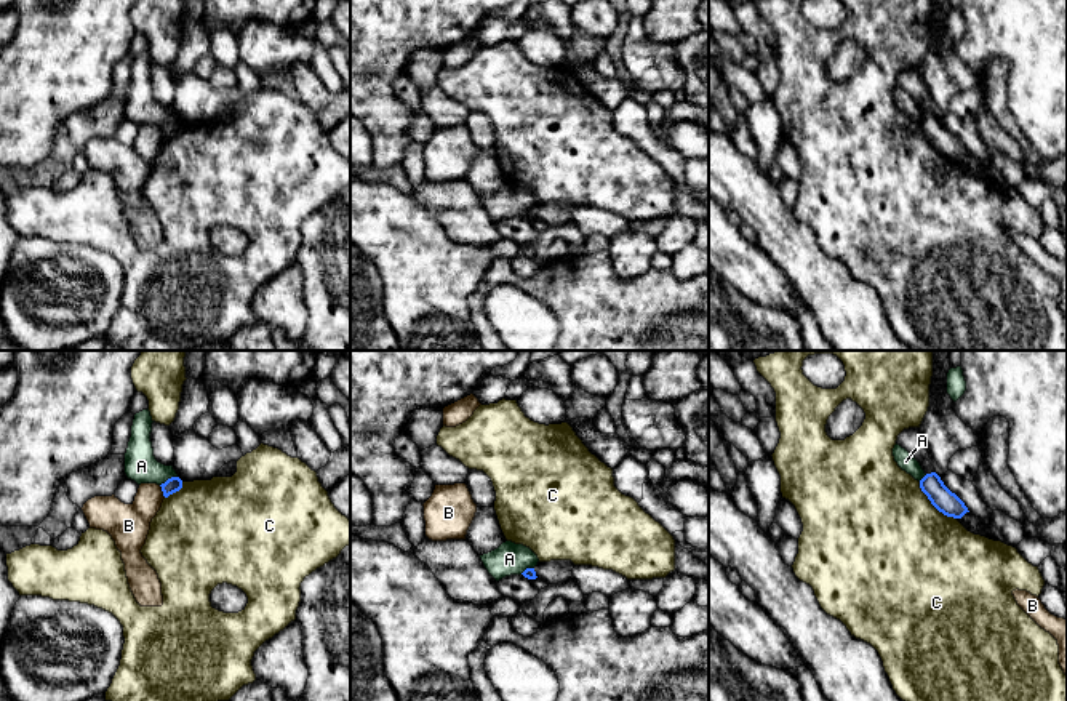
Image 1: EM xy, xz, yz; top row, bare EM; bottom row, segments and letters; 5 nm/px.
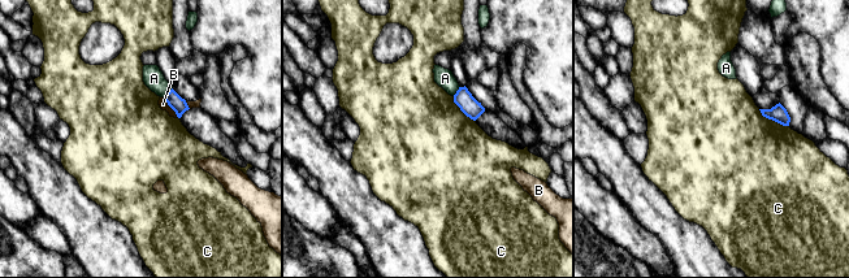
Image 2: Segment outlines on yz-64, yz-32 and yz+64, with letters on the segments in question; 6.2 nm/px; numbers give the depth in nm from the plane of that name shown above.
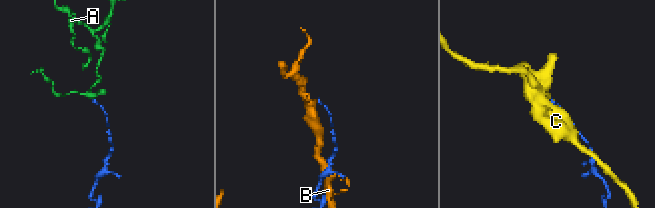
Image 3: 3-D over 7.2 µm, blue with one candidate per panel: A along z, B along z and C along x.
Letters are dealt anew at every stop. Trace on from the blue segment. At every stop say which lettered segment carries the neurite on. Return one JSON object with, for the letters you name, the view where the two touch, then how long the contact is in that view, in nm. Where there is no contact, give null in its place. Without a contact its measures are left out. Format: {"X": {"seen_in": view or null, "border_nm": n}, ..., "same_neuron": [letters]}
{"same_neuron": []}

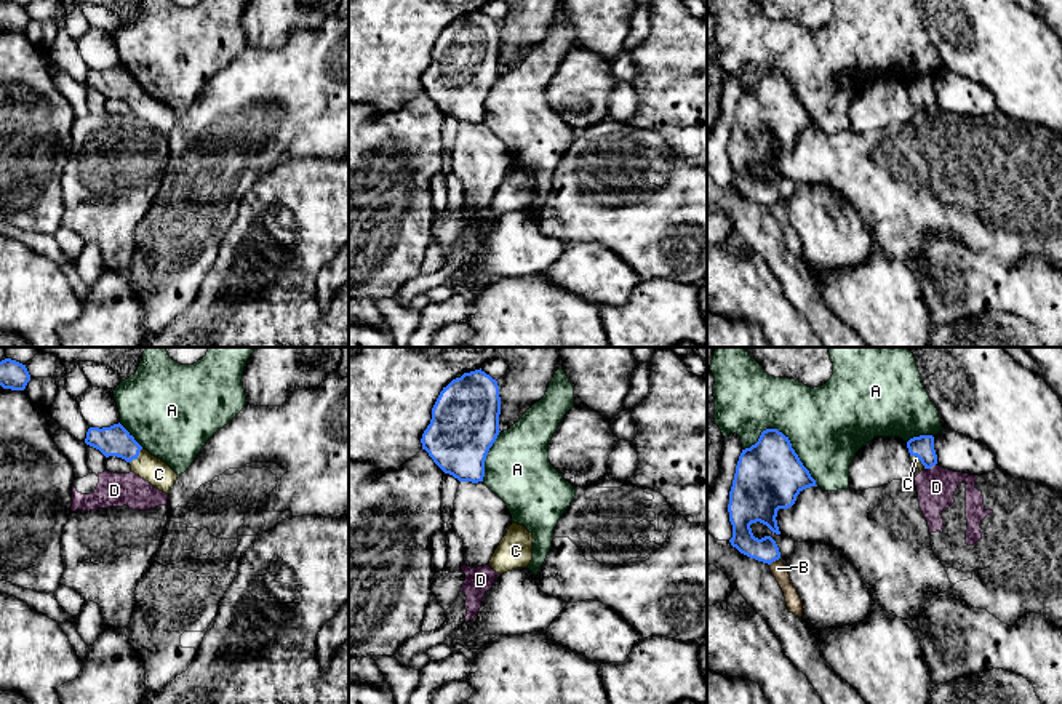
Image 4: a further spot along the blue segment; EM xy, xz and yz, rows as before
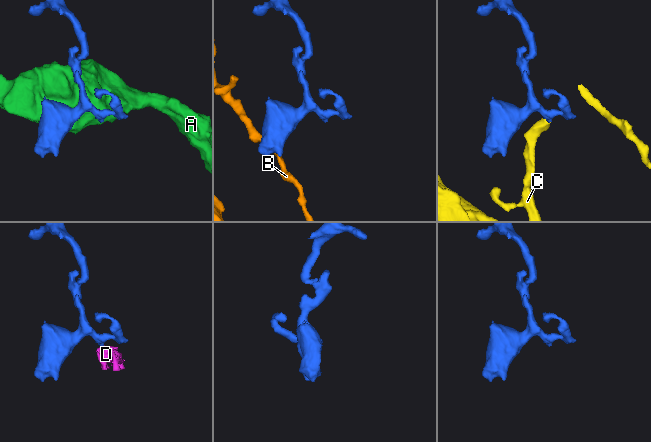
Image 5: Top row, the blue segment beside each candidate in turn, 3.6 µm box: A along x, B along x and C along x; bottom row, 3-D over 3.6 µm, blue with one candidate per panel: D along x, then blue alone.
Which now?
{"C": {"seen_in": "xy", "border_nm": 100}, "same_neuron": ["C"]}

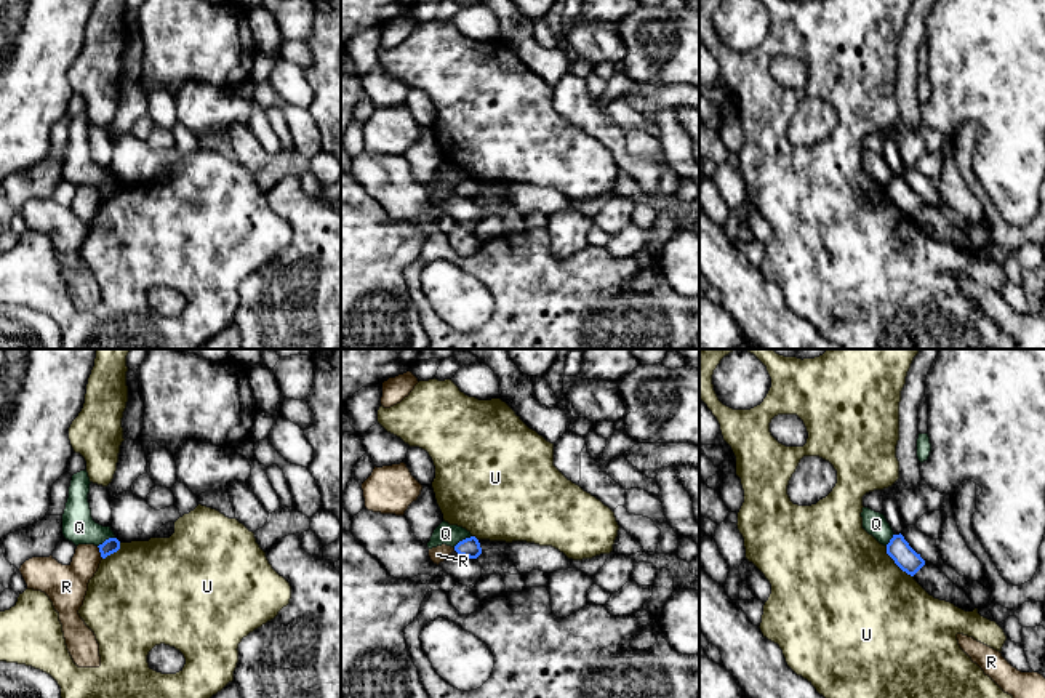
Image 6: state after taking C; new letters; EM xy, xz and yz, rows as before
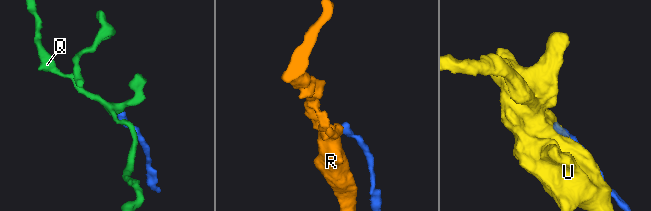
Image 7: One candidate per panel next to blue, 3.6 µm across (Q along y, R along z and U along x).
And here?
{"same_neuron": []}

